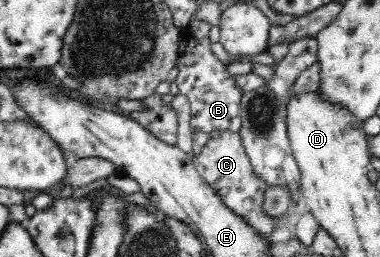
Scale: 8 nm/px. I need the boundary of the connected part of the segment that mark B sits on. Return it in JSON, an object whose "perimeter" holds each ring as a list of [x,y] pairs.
{"perimeter":[[[191,19],[189,24],[182,28],[179,35],[179,48],[176,69],[178,76],[176,84],[180,95],[188,99],[192,110],[190,129],[192,134],[204,133],[208,136],[217,132],[230,132],[239,134],[241,129],[242,92],[234,84],[233,75],[228,72],[227,65],[216,58],[210,50],[208,36],[212,25],[205,21]]]}

